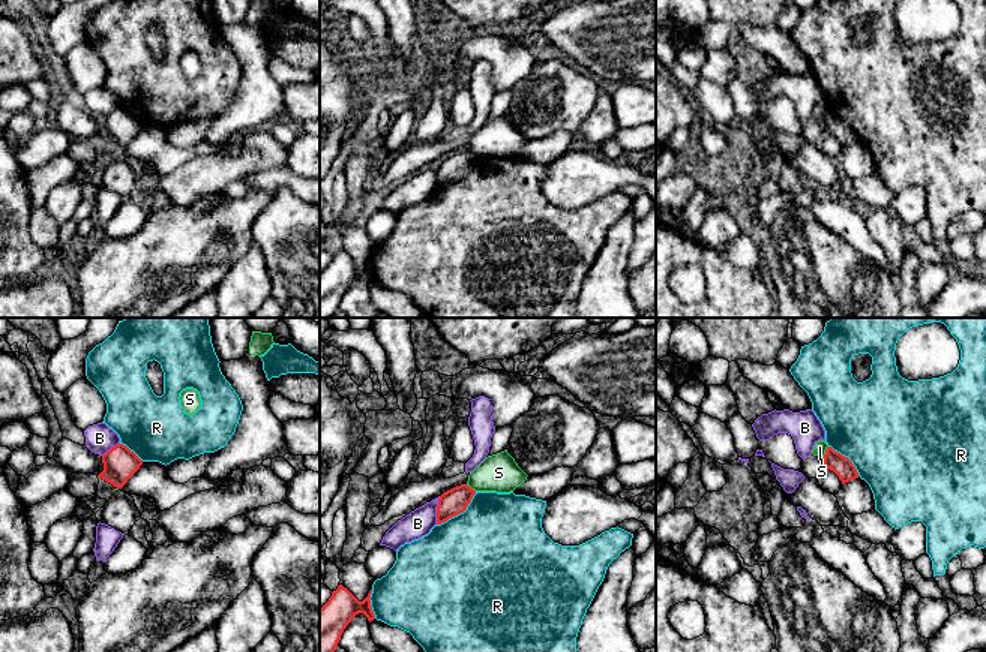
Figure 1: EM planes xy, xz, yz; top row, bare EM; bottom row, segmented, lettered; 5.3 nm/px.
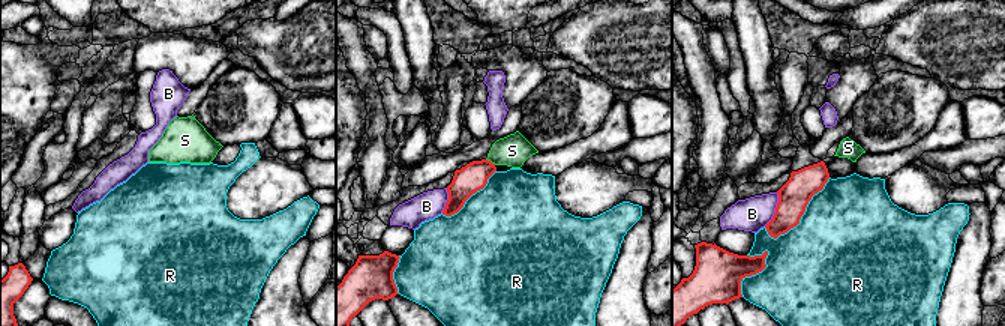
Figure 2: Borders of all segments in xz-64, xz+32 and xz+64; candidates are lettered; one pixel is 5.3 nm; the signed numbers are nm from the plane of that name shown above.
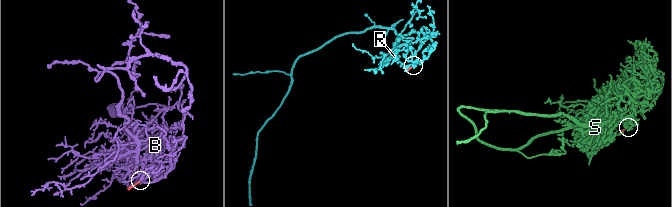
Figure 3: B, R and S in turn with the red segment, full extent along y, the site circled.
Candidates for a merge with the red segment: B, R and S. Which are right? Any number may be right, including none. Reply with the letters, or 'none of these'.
none of these

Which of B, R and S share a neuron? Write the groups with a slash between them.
B / R / S

